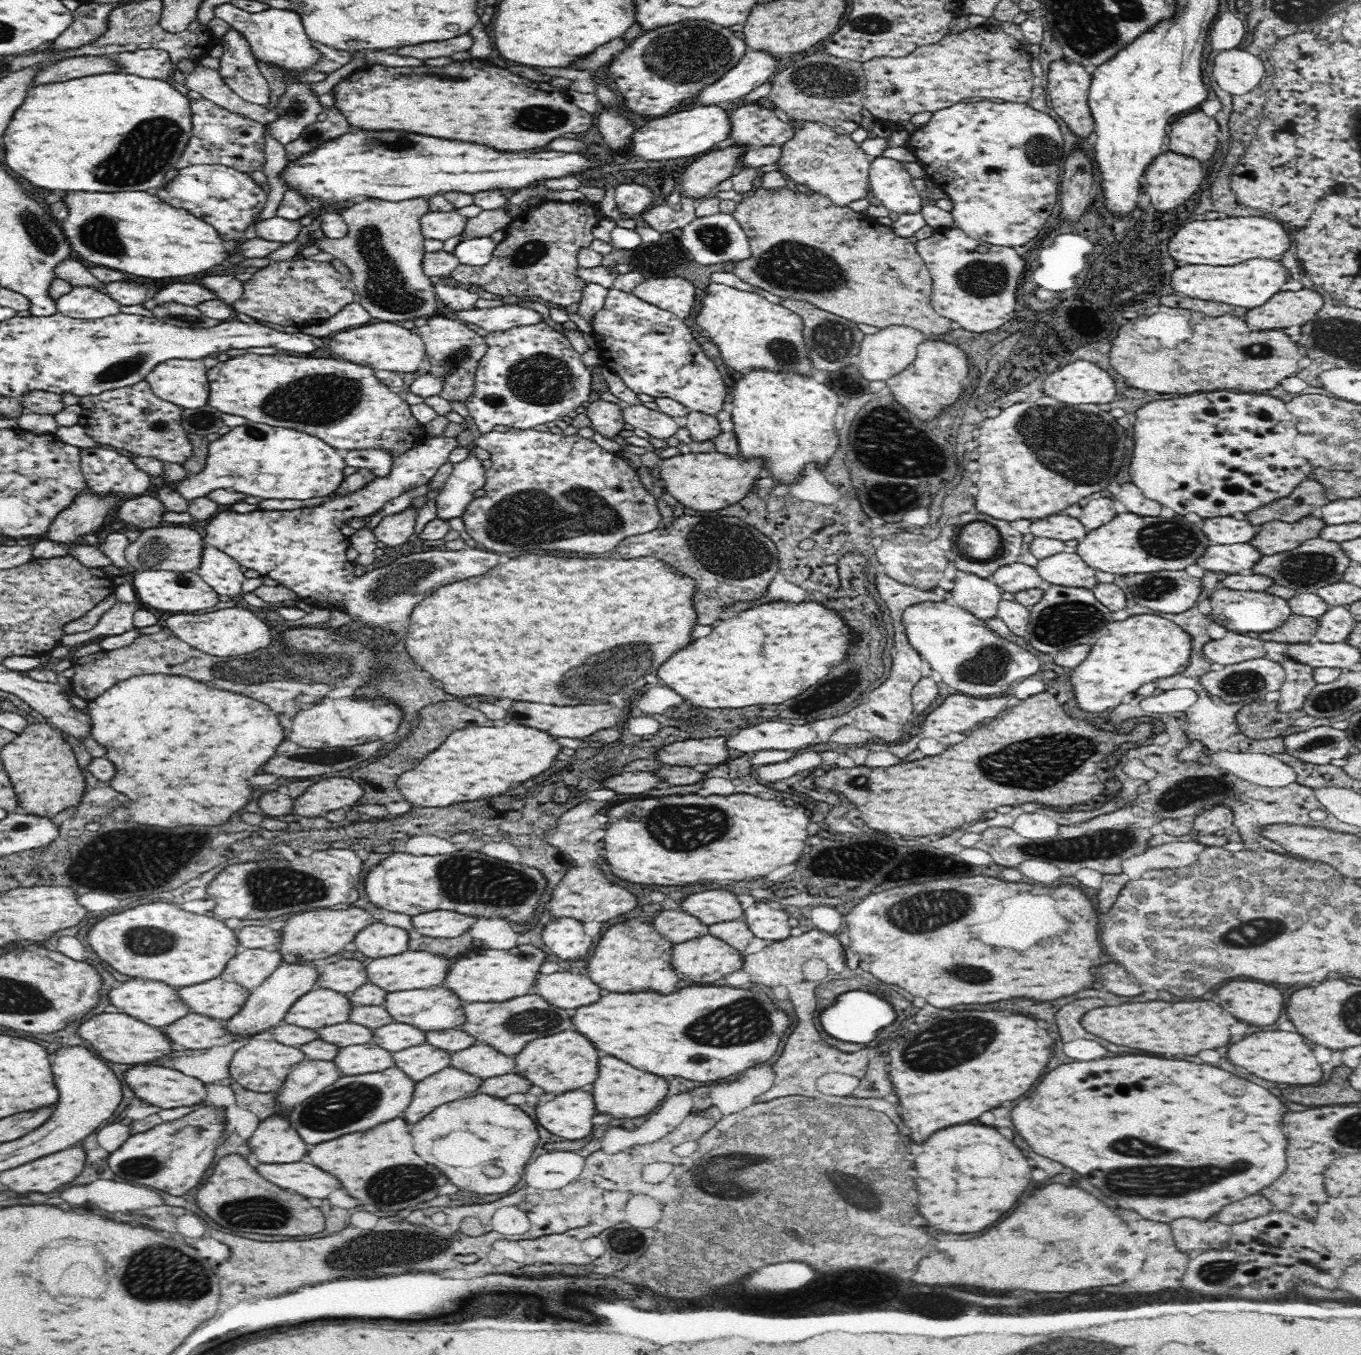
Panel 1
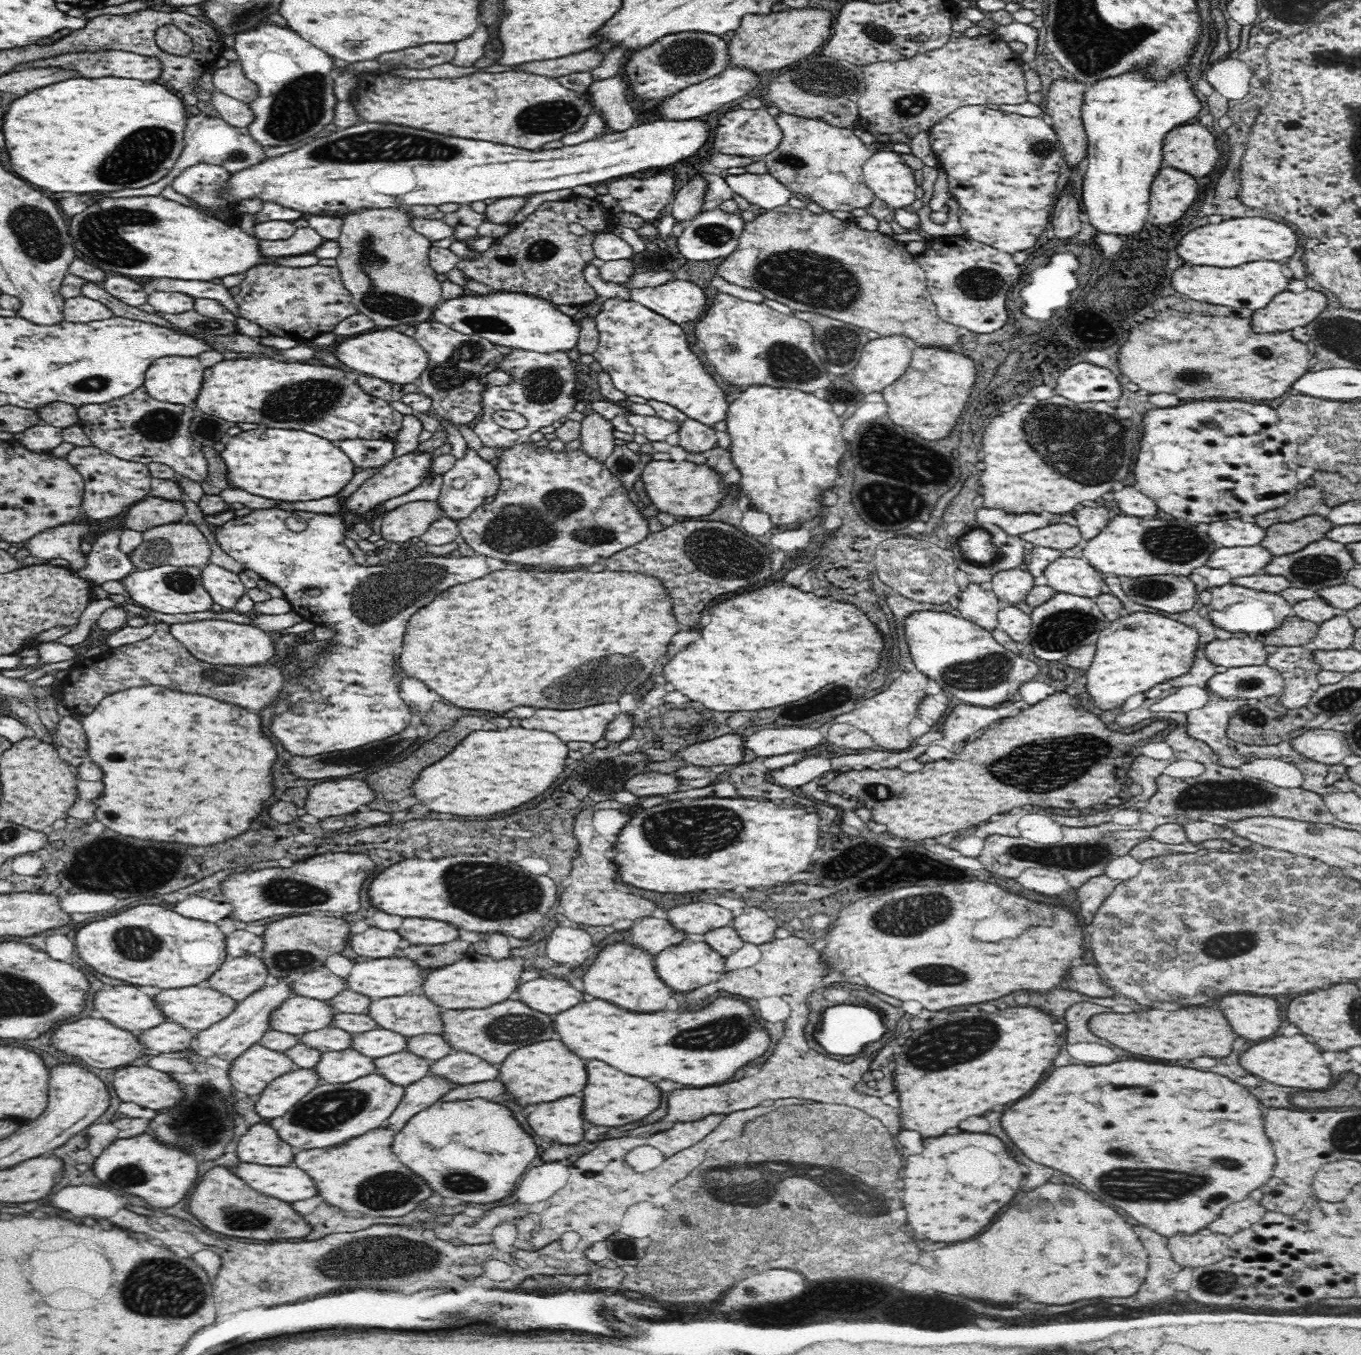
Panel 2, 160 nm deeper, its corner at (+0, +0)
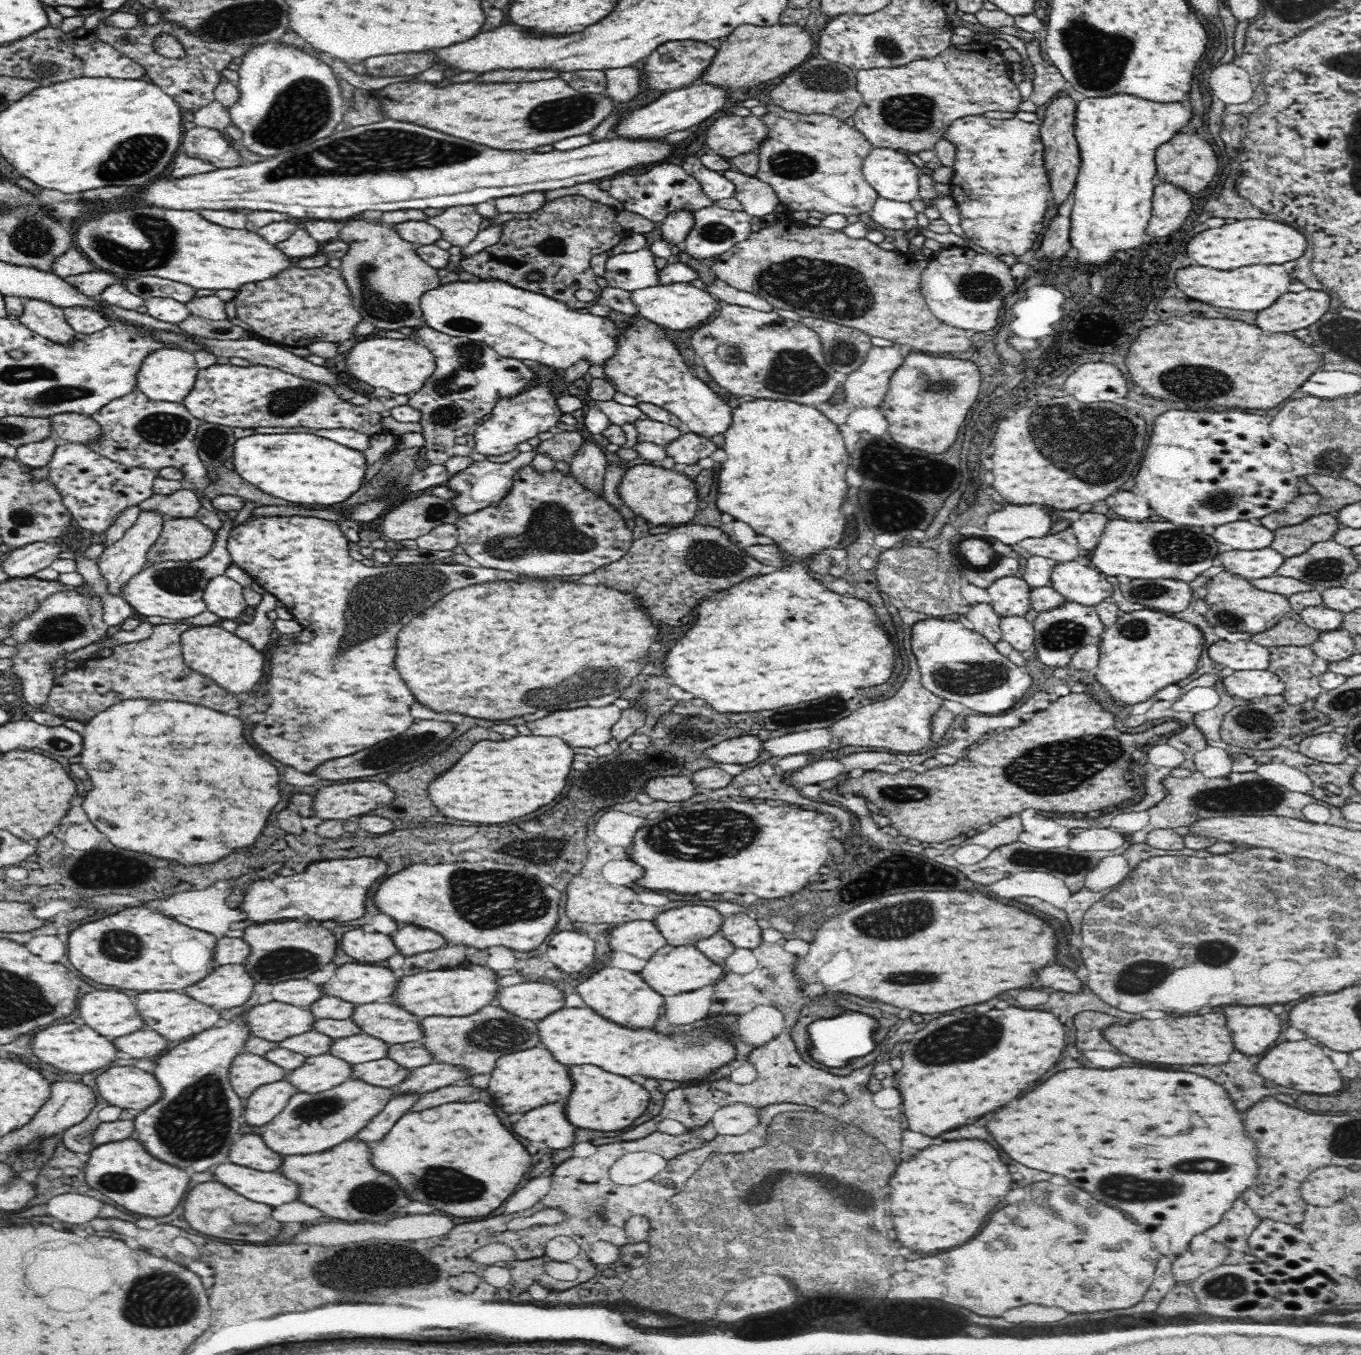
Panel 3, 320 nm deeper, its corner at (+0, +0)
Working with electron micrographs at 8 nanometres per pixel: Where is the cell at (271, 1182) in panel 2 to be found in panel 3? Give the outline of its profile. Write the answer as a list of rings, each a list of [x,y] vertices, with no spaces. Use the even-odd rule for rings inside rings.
[[[228,1161],[216,1165],[211,1171],[216,1176],[215,1180],[222,1181],[242,1196],[248,1196],[248,1200],[280,1206],[296,1200],[298,1196],[298,1186],[278,1172],[260,1172]]]

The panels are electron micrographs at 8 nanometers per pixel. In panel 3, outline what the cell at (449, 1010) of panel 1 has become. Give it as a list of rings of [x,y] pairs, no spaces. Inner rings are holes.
[[[396,1002],[356,1005],[351,1018],[362,1033],[386,1040],[390,1046],[421,1041],[424,1036],[420,1018]]]

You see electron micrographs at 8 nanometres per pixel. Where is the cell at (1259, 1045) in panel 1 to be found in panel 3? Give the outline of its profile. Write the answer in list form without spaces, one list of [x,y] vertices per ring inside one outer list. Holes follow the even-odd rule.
[[[1298,1040],[1298,1042],[1280,1042],[1278,1046],[1268,1051],[1268,1054],[1258,1062],[1258,1072],[1280,1084],[1280,1086],[1288,1086],[1288,1088],[1296,1088],[1302,1092],[1312,1092],[1312,1094],[1330,1094],[1342,1088],[1342,1076],[1340,1072],[1334,1068],[1332,1060],[1324,1054],[1324,1050],[1320,1046],[1310,1044],[1308,1040]]]

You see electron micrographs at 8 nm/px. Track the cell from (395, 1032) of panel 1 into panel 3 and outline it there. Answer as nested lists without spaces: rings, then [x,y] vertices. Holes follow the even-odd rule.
[[[361,1032],[348,1038],[334,1039],[329,1053],[355,1065],[380,1060],[387,1056],[388,1050],[390,1044],[387,1044],[386,1040]]]

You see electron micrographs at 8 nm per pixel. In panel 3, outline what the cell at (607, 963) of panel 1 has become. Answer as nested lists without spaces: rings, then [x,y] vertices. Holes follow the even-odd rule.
[[[615,966],[602,968],[602,972],[581,982],[575,990],[587,1006],[596,1008],[596,1012],[604,1012],[604,1016],[612,1016],[612,1020],[620,1020],[620,1024],[632,1024],[632,1028],[640,1028],[640,1024],[654,1024],[665,1003],[662,993],[656,992],[643,976]]]

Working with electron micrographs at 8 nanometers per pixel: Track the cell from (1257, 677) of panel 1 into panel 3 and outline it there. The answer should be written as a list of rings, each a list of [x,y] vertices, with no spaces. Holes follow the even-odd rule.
[[[1268,669],[1236,670],[1232,675],[1222,677],[1222,683],[1224,683],[1224,690],[1247,702],[1252,698],[1283,694],[1285,689],[1285,684],[1280,677]]]

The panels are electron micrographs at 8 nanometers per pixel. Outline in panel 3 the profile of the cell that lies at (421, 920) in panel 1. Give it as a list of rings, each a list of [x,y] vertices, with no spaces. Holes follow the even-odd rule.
[[[402,922],[390,934],[398,953],[404,957],[410,957],[422,952],[429,952],[446,946],[446,939],[437,932],[428,928],[418,928],[414,924]]]

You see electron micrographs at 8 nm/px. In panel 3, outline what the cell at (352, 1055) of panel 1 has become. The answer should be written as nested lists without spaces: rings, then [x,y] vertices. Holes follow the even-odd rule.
[[[329,1052],[306,1058],[294,1070],[287,1071],[285,1080],[300,1092],[316,1093],[335,1088],[351,1079],[354,1064]]]

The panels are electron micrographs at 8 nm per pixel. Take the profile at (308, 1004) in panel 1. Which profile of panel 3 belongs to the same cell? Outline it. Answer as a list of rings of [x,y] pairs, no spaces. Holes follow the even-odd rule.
[[[276,1000],[254,1006],[248,1023],[251,1037],[280,1042],[290,1036],[312,1031],[315,1020],[315,1014],[306,1006]]]

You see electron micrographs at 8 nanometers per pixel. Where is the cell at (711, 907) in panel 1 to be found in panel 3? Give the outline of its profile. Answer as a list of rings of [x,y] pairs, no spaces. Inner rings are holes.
[[[692,903],[661,911],[653,923],[669,946],[695,946],[702,938],[708,938],[719,931],[723,917],[721,912],[710,906]]]

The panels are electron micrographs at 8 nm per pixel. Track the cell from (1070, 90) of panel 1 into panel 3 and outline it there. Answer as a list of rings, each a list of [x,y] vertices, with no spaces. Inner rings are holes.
[[[1058,98],[1058,100],[1052,100],[1052,104],[1045,111],[1043,121],[1039,122],[1044,144],[1044,167],[1047,169],[1054,204],[1062,205],[1068,200],[1070,192],[1074,190],[1081,165],[1079,143],[1074,133],[1074,112],[1076,112],[1076,106],[1072,98]]]

